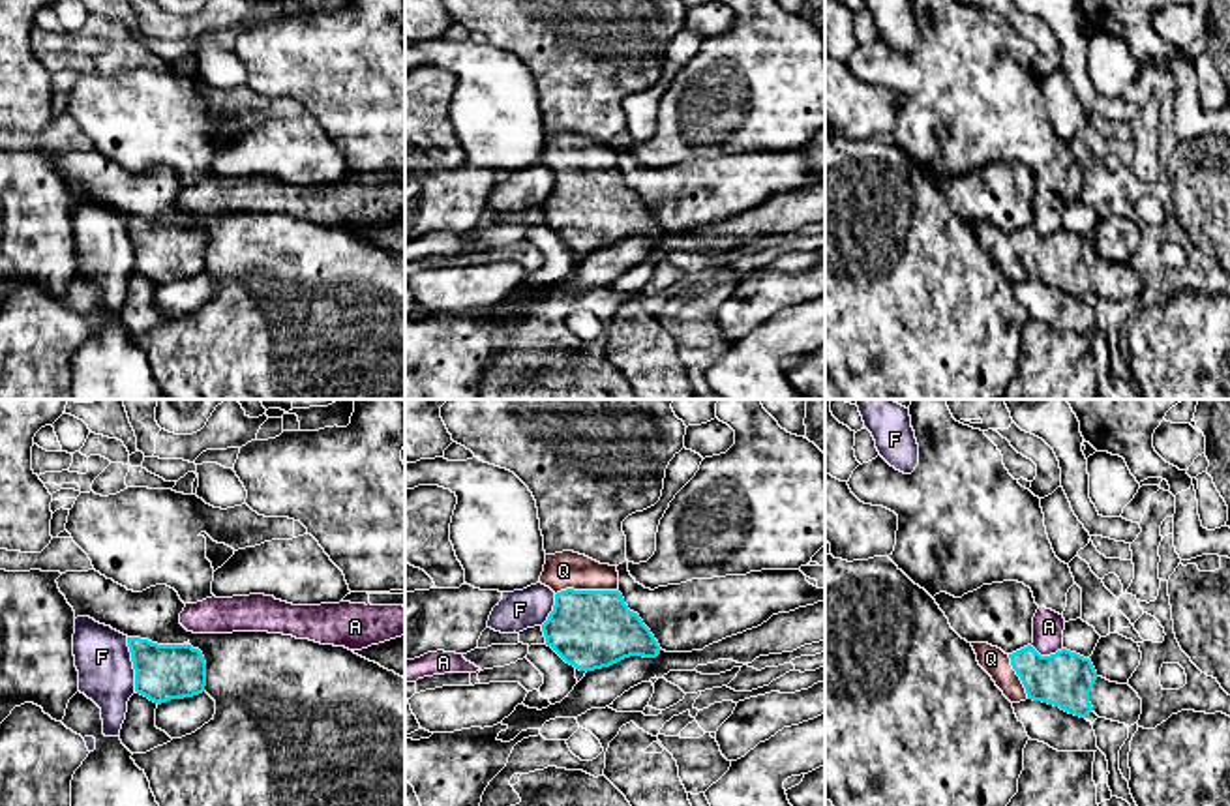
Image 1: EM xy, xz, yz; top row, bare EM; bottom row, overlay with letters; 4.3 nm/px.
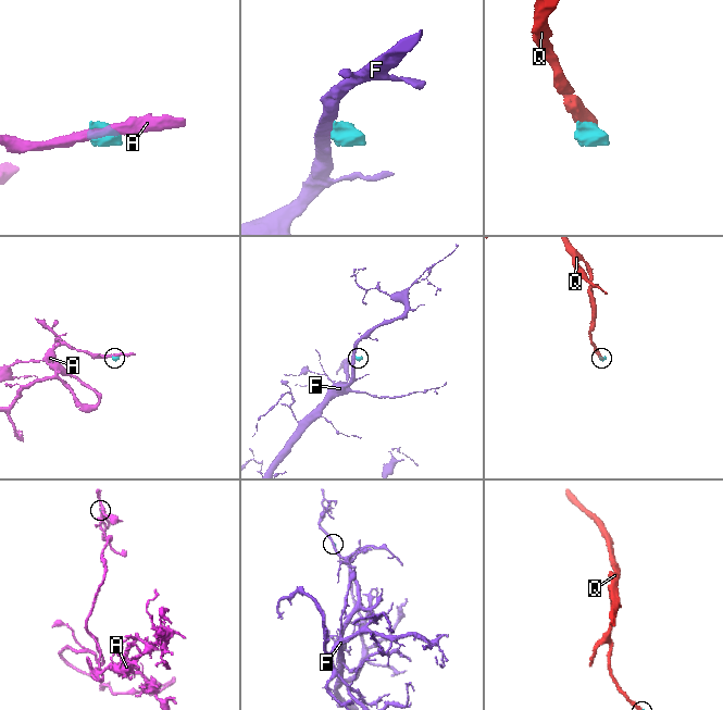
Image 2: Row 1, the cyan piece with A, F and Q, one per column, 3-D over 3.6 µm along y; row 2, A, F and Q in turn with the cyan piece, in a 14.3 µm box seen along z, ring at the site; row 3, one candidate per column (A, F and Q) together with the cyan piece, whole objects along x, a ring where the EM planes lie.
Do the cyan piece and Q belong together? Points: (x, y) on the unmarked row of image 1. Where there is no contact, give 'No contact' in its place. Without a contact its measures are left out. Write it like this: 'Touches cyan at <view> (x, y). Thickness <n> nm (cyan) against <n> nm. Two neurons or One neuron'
Touches cyan at xz (585, 171). Thickness 340 nm (cyan) against 160 nm. One neuron

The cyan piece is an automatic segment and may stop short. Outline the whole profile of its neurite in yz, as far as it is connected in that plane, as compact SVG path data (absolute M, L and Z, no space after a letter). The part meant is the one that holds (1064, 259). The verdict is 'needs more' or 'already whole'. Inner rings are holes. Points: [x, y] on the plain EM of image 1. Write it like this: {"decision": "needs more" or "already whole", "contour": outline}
{"decision": "needs more", "contour": "M988 223L971 227L979 246L1011 283L1042 281L1080 298L1093 291L1129 307L1140 300L1138 274L1129 264L1099 257L1089 238L1067 229L1041 236L1031 225L1012 234Z"}

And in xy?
{"decision": "already whole", "contour": "M128 217L135 249L135 272L161 285L204 272L206 242L191 225L158 225Z"}

